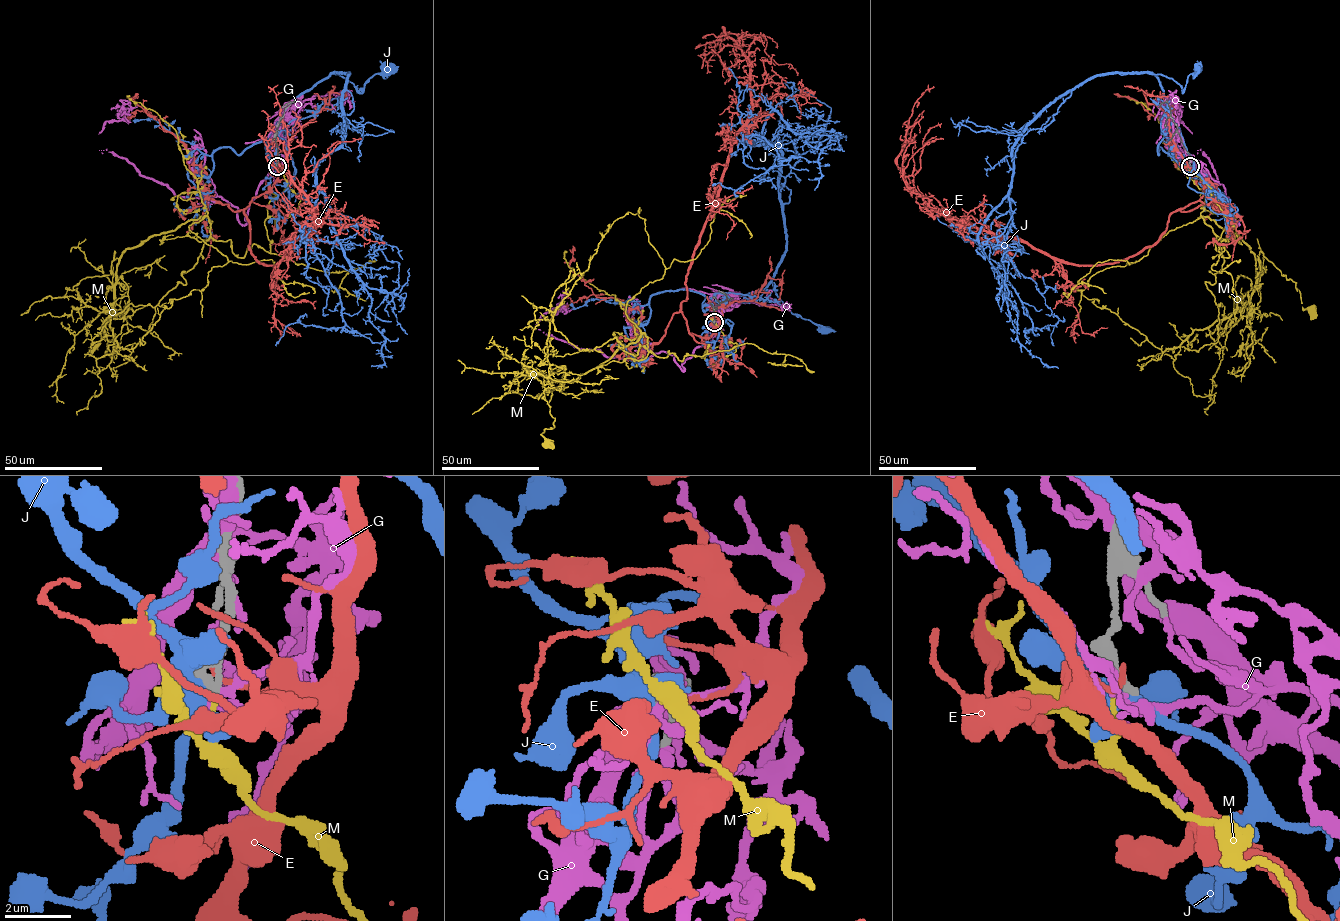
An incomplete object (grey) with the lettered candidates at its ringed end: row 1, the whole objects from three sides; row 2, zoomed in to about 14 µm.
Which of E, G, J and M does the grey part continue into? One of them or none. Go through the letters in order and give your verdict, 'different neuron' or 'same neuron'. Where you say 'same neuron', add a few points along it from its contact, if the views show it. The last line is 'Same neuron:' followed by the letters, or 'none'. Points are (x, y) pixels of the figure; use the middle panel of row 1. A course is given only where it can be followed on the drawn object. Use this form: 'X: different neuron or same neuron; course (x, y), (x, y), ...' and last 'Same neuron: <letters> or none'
E: different neuron
G: different neuron
J: different neuron
M: same neuron; course (714, 321), (724, 342), (704, 358), (707, 349), (658, 357), (642, 333), (550, 388), (548, 443)
Same neuron: M

